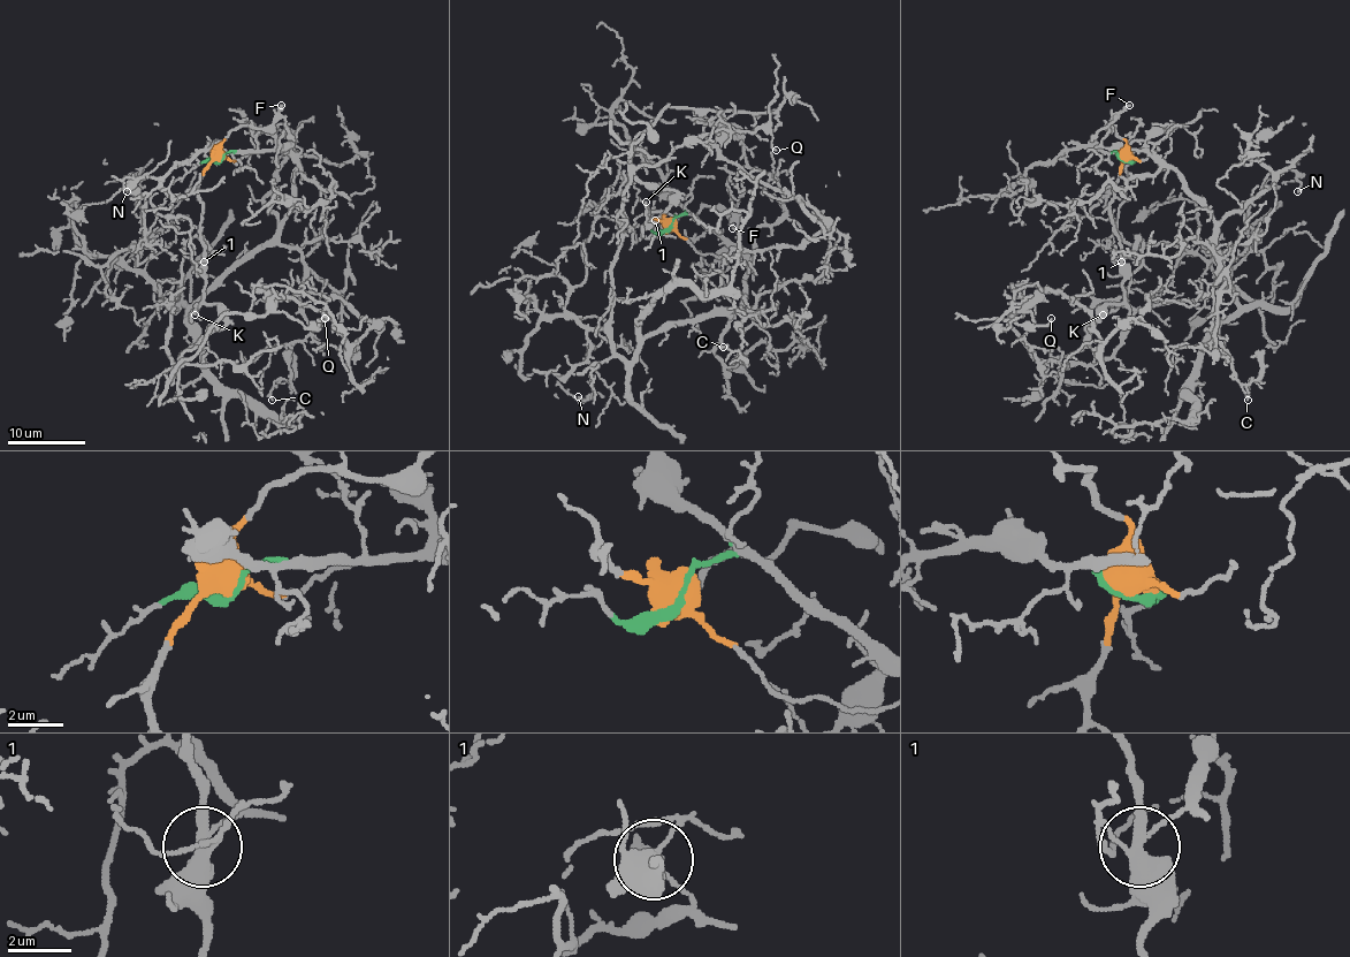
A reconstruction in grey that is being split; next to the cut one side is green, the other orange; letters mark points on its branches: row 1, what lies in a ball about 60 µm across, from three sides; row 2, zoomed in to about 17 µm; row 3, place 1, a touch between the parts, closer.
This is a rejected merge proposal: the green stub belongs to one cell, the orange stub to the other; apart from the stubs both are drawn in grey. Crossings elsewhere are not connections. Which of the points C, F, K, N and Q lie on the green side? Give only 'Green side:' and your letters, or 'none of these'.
Green side: C, N

